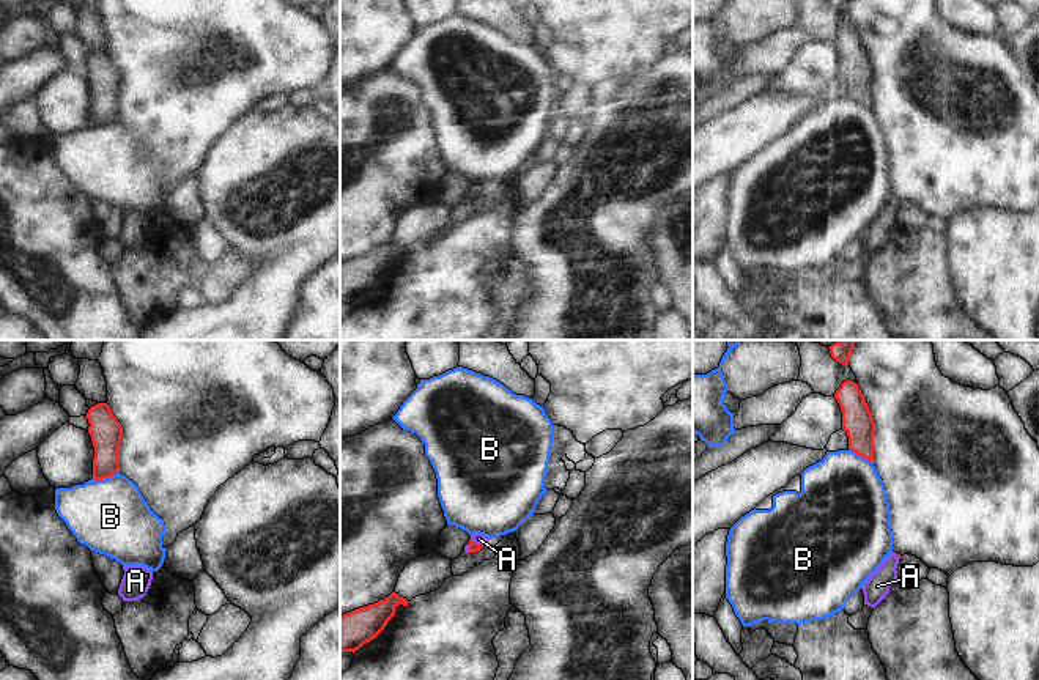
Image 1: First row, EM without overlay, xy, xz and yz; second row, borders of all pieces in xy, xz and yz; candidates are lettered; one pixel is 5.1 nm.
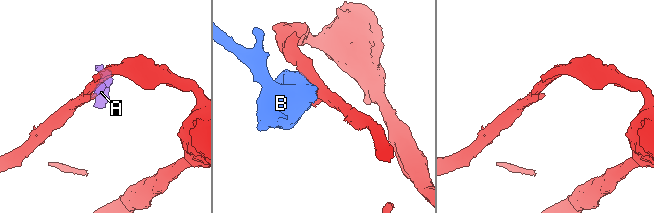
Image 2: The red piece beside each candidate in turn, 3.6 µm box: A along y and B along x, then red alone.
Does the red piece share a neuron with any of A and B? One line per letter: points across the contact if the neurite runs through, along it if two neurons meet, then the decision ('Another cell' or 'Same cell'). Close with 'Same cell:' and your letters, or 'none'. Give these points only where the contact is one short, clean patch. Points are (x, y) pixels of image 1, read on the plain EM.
A: Path across: xz (474, 194), (471, 189), (479, 186). Same cell
B: Another cell
Same cell: A.

